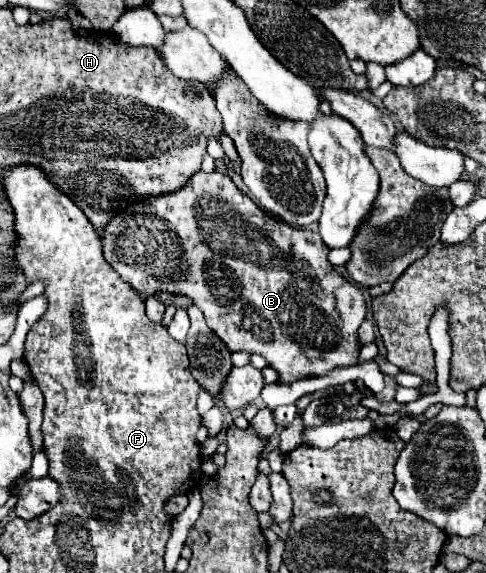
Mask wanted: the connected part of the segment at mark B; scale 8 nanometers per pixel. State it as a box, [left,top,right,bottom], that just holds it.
[102,171,366,383]

